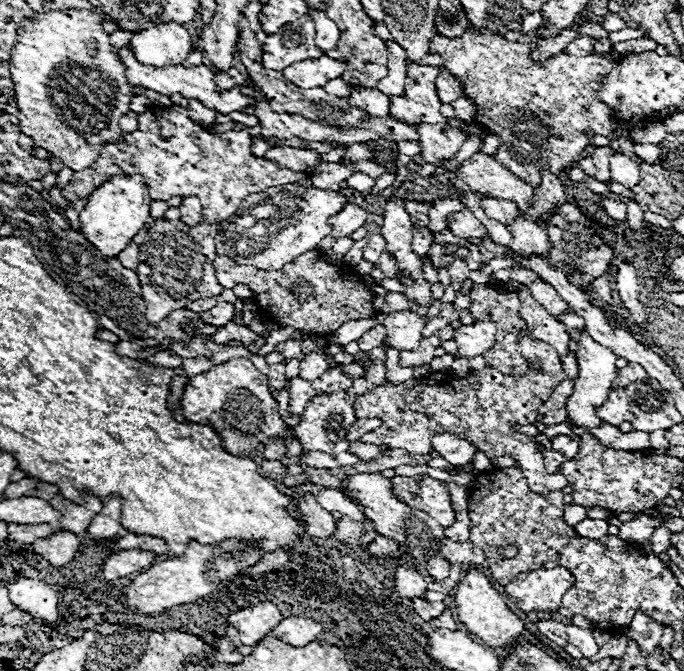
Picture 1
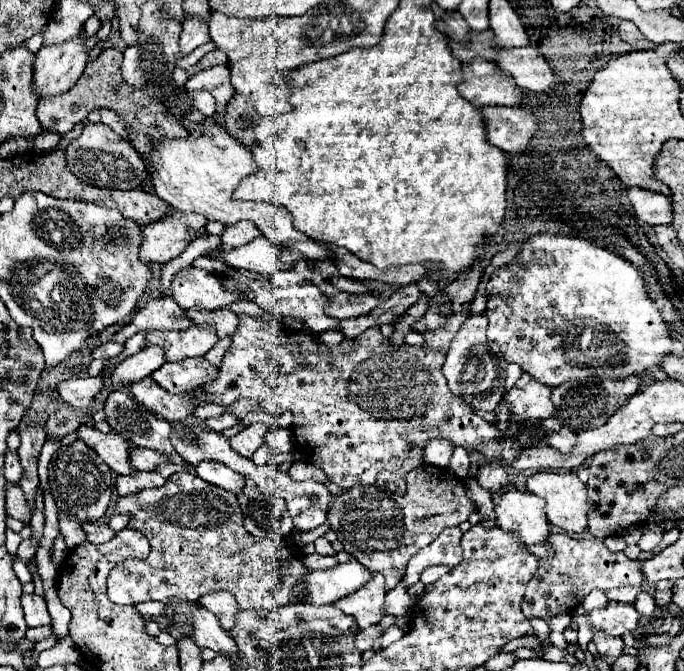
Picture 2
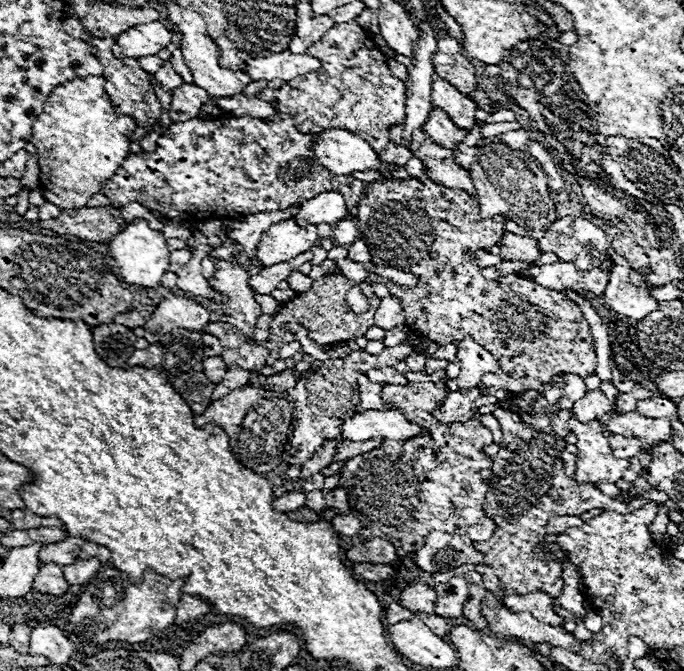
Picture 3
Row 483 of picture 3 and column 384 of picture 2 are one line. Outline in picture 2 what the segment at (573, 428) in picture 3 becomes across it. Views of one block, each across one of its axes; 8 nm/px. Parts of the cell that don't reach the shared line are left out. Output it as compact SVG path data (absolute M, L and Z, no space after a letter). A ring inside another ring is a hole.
M374 574L372 580L366 586L362 586L354 594L348 594L348 596L340 598L338 602L334 602L334 606L338 606L344 614L352 616L356 620L358 628L364 630L372 624L382 622L382 618L386 616L384 596L386 596L384 576Z

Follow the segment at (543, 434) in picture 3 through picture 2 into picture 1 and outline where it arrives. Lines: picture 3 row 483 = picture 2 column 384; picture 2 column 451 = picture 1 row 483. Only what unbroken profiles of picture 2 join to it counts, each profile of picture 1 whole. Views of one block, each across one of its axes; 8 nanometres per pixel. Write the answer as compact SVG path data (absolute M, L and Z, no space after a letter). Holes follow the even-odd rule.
M520 466L512 468L492 468L478 472L468 488L468 516L470 516L470 540L480 546L486 558L494 564L488 564L490 576L506 586L516 574L544 570L558 566L558 550L564 548L570 538L576 536L576 530L564 522L564 494L560 490L542 496L528 488L526 478L522 476ZM514 544L518 554L514 558L502 558L498 550L502 546Z

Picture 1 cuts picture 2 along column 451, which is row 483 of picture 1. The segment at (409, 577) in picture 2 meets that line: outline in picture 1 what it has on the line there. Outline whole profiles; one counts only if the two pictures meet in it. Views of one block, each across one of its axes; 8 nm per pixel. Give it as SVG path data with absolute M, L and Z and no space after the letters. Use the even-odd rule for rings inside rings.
M522 336L520 348L526 358L536 360L536 364L524 376L506 376L486 366L484 370L470 370L464 378L454 378L448 372L434 372L428 378L412 378L400 386L392 386L390 382L376 386L354 402L354 414L358 418L378 416L382 420L382 426L370 434L364 434L360 442L402 448L410 454L430 454L432 436L452 432L486 452L488 458L510 456L520 462L532 492L550 494L554 490L562 490L568 486L566 478L560 474L548 474L544 468L544 456L536 452L534 438L512 430L510 422L536 422L540 404L544 404L552 390L568 376L562 370L556 350L546 342Z

